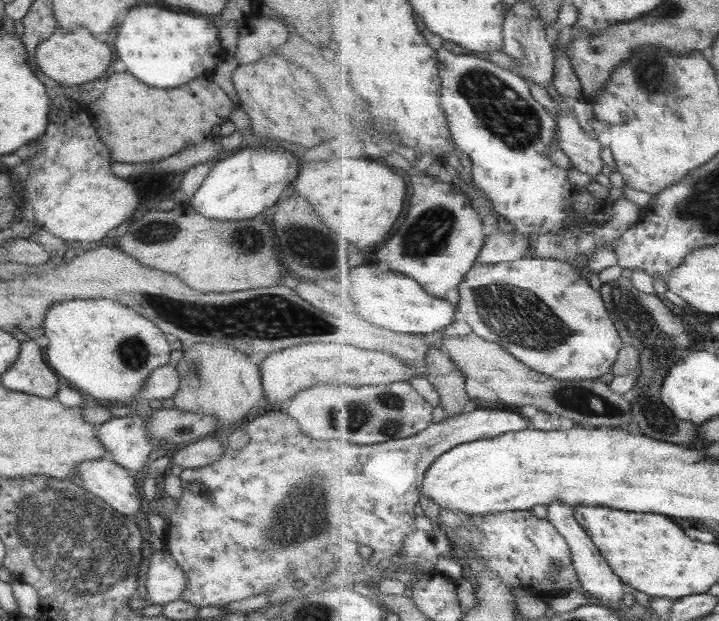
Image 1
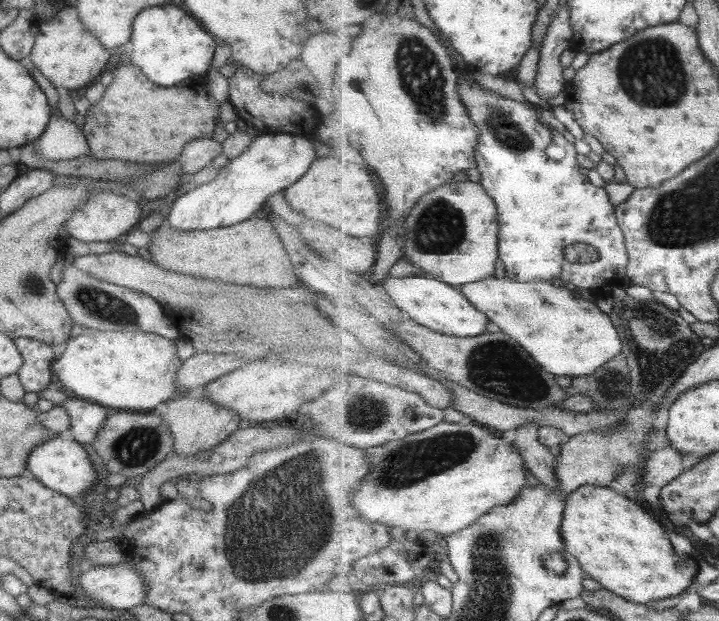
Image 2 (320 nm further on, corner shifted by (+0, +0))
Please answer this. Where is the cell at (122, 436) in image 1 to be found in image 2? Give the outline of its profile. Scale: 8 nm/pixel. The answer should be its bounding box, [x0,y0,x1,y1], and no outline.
[59,398,110,444]

